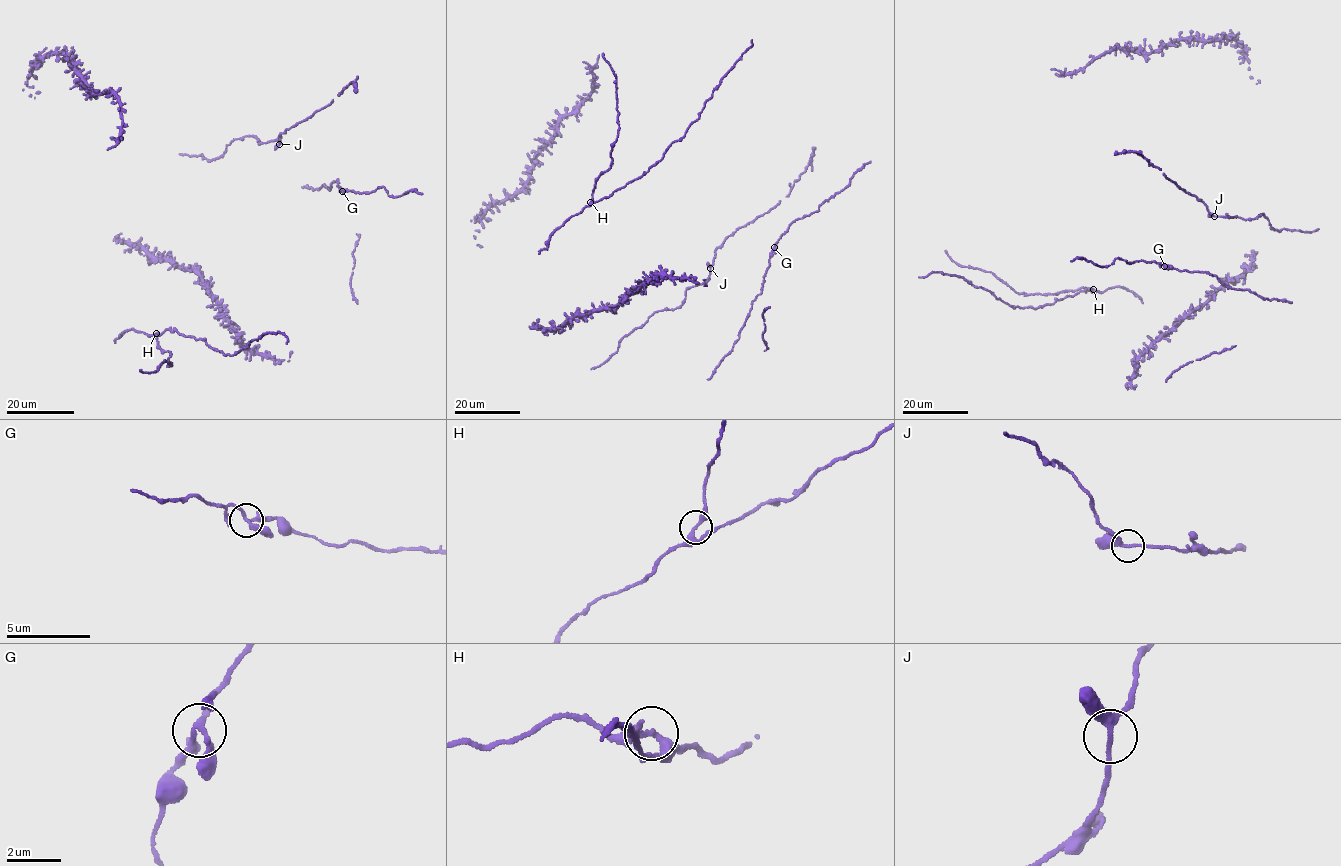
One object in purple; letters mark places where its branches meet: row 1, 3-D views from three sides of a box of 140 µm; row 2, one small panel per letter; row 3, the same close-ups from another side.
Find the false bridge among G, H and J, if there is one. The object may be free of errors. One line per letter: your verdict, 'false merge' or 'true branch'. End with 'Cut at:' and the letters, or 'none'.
G: true branch
H: true branch
J: true branch
Cut at: none

